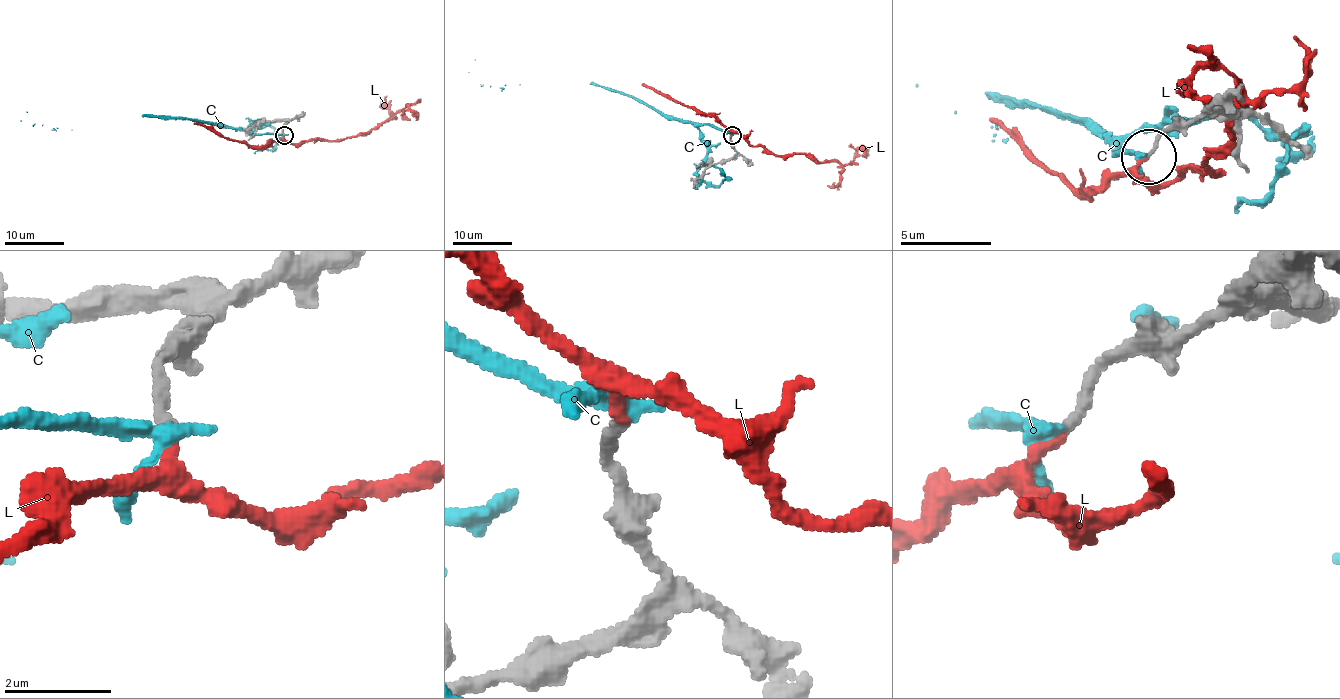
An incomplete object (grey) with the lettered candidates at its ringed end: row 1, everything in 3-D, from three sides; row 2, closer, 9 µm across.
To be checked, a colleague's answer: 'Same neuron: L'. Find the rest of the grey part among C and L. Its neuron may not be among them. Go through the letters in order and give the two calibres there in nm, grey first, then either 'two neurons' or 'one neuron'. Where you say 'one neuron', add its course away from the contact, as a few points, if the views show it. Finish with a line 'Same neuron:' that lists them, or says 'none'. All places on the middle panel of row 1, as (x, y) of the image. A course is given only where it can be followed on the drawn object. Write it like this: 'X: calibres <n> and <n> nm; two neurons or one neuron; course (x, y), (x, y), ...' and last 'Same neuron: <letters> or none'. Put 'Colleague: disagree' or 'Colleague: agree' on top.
Colleague: agree
C: calibres 240 and 280 nm; two neurons
L: calibres 240 and 240 nm; one neuron; course (731, 134), (734, 132), (776, 155), (812, 155), (819, 161), (847, 164), (861, 149), (867, 158)
Same neuron: L

